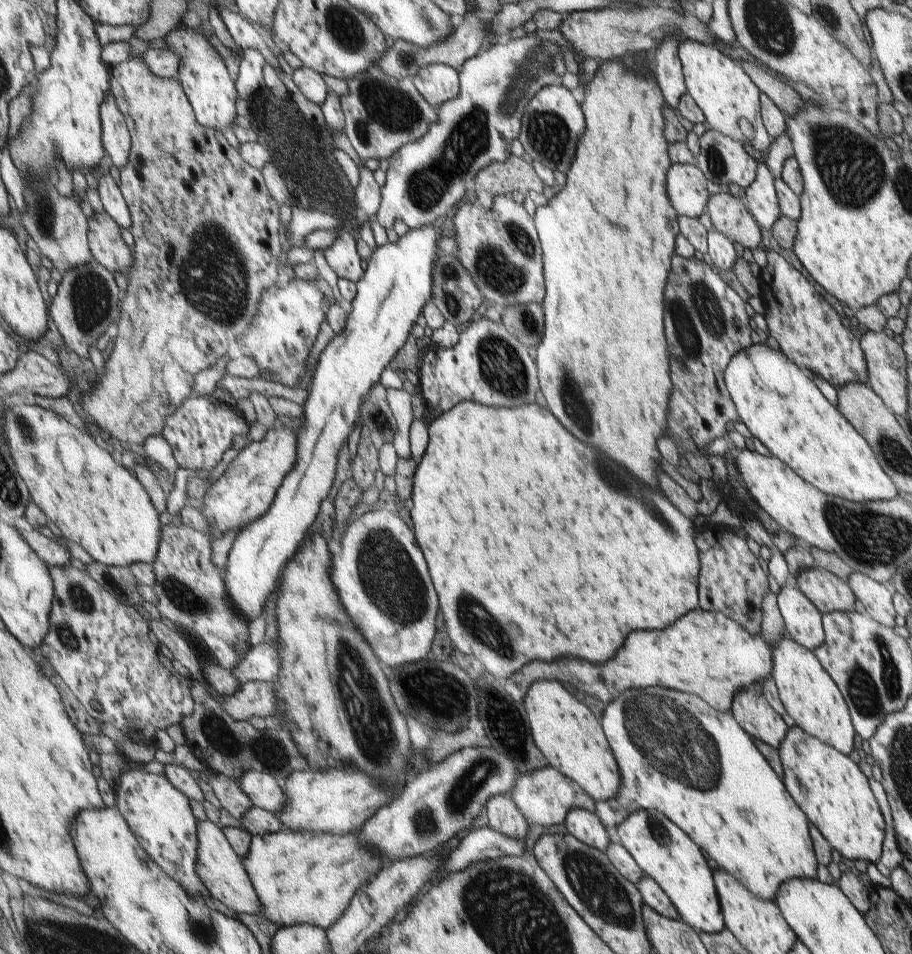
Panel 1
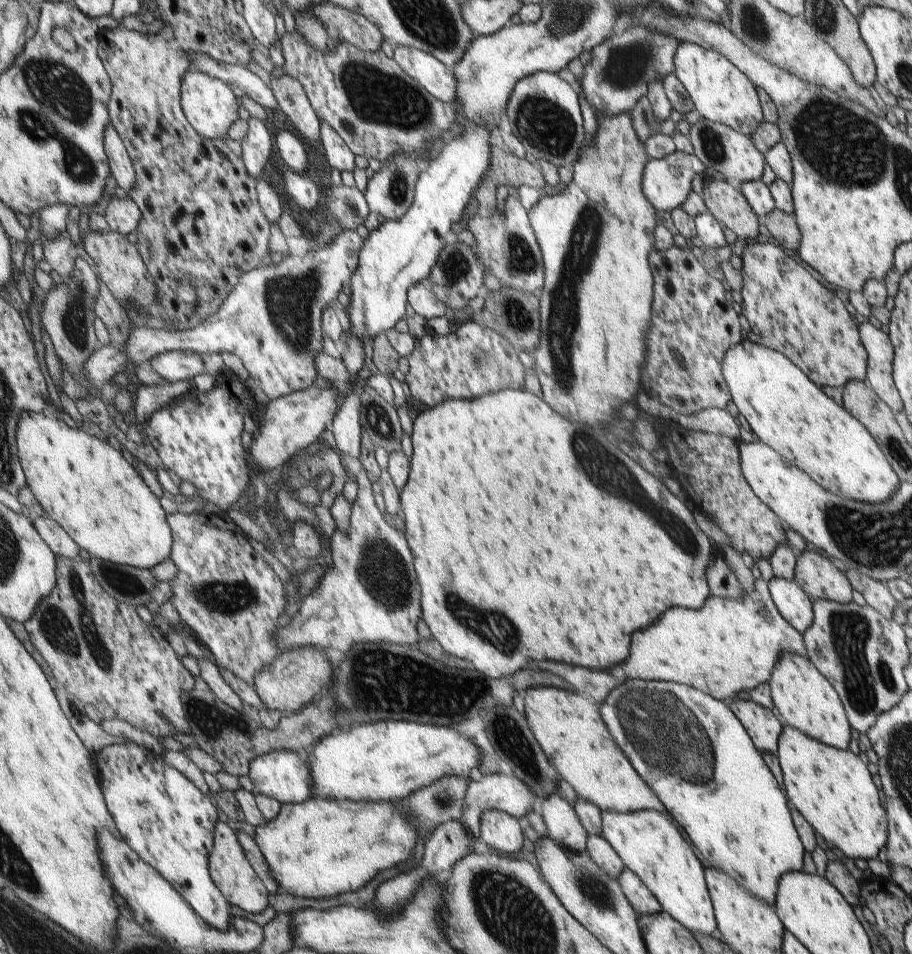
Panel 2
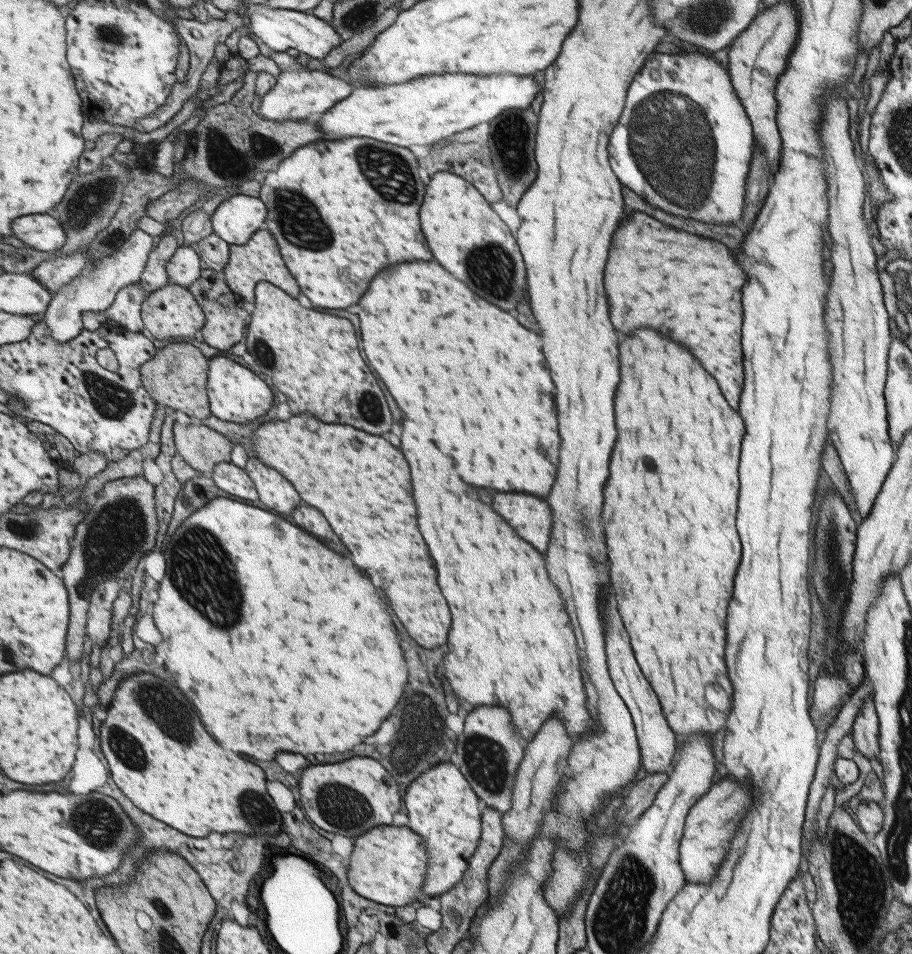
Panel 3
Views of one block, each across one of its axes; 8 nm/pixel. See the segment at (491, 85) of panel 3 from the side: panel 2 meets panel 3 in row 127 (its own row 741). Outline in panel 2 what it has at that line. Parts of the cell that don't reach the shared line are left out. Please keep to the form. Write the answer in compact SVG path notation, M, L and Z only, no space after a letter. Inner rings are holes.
M385 720L319 740L310 752L314 794L327 799L399 802L442 777L476 775L481 750L451 727Z

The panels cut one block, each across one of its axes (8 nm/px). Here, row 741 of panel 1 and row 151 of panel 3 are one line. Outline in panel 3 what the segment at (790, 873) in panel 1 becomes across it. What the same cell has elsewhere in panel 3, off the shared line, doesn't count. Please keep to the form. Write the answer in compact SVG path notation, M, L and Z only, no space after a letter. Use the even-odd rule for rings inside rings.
M699 52L651 53L643 68L633 76L617 125L611 130L607 140L609 166L621 184L661 210L701 222L731 222L739 225L743 211L745 177L749 171L751 146L755 142L750 123L750 118L734 94L729 74L721 66L717 66L713 58ZM657 146L661 148L661 154L665 154L665 158L659 154L651 154L651 150L655 150Z

